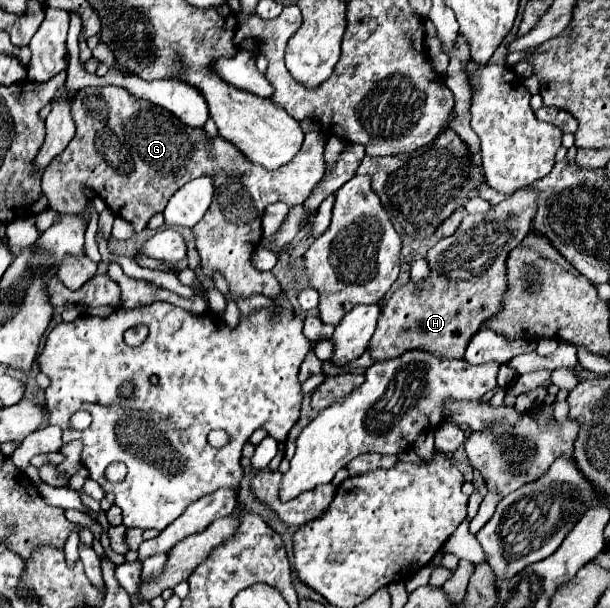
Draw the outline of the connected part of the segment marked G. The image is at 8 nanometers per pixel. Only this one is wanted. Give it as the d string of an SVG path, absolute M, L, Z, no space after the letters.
M119 86L79 90L71 104L71 116L77 126L77 134L71 140L71 144L49 164L49 168L41 176L41 190L43 190L43 196L49 200L49 208L63 214L79 212L79 190L87 186L107 204L107 208L113 214L127 220L135 228L135 232L141 232L145 224L149 222L149 218L163 210L163 206L167 204L167 200L173 196L177 188L181 188L189 180L209 176L213 178L213 188L215 188L213 202L207 208L205 216L193 226L195 248L201 258L203 274L211 280L215 278L215 274L221 274L227 280L229 296L233 302L237 302L239 298L253 296L253 294L263 294L273 300L279 300L281 286L275 280L275 276L255 270L249 258L261 240L263 210L273 202L285 202L289 206L305 202L313 186L321 180L323 170L325 170L325 162L323 162L325 136L319 130L305 134L301 152L298 152L289 164L269 172L249 162L241 154L241 150L229 140L221 136L211 138L205 132L205 128L191 128L183 124L177 116L173 116L169 110L157 104L151 104L147 100L141 100Z

